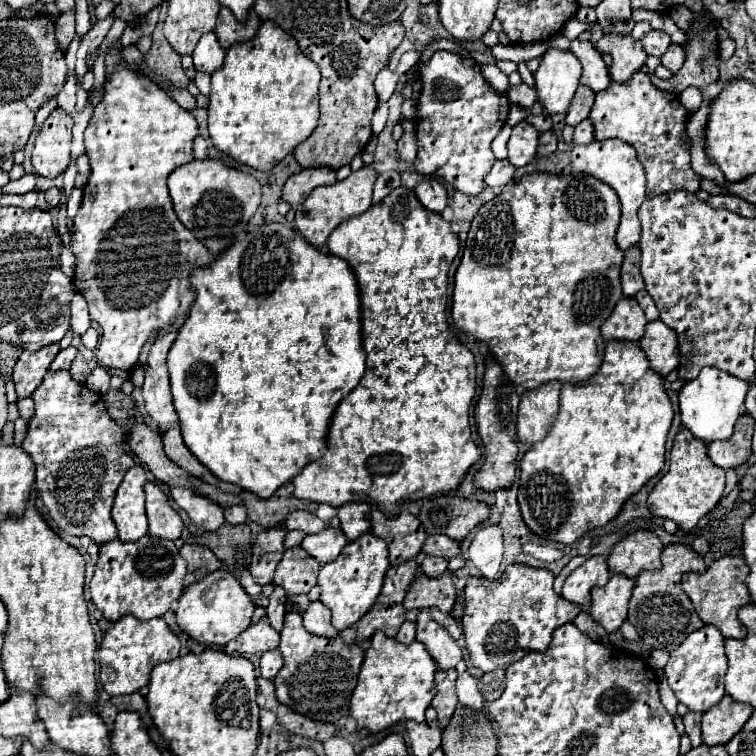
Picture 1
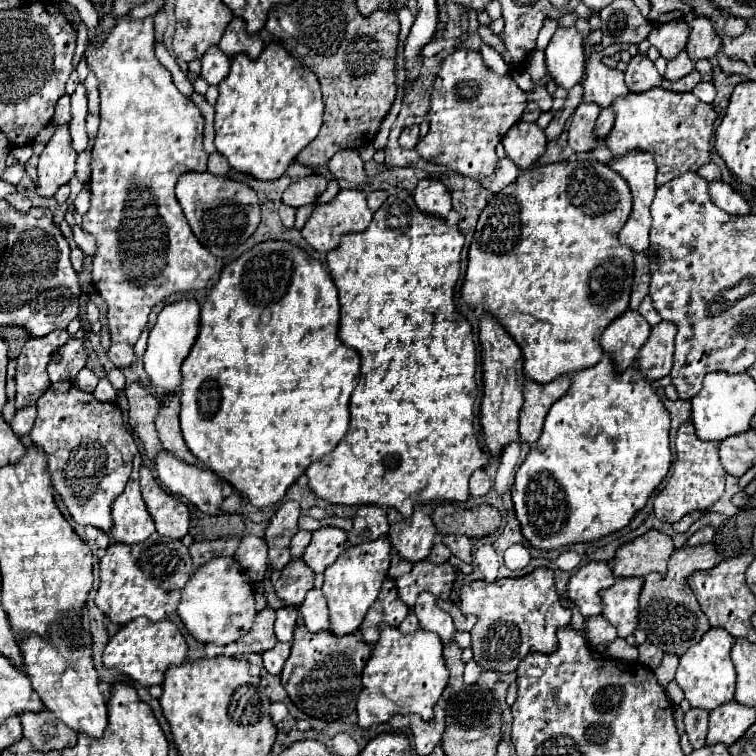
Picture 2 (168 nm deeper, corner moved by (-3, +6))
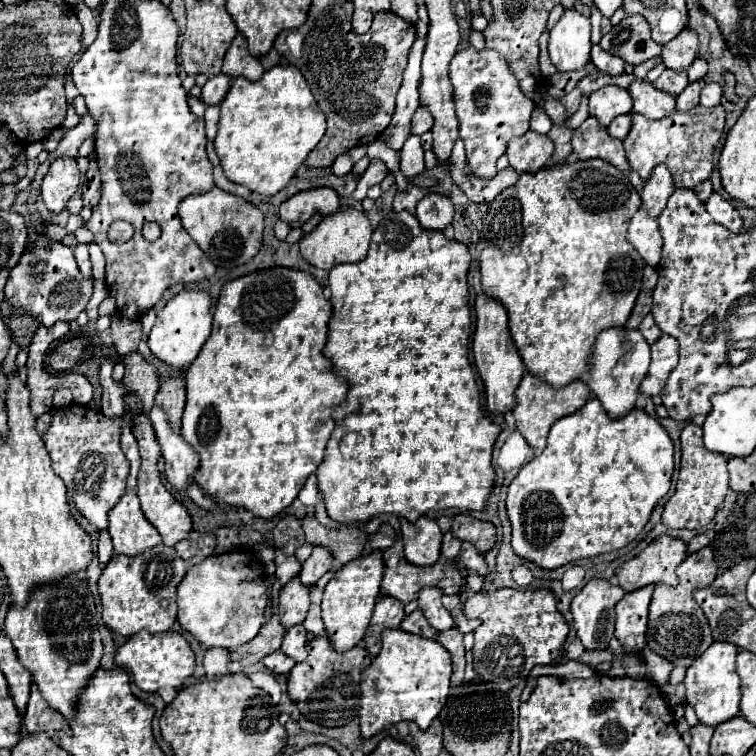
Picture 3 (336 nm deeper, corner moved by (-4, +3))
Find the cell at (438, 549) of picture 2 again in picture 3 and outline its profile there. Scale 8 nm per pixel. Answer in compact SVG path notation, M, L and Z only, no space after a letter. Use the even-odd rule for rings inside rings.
M450 531L444 535L444 541L442 541L442 555L446 557L446 559L454 559L456 555L458 555L458 551L460 551L460 545L462 545L462 541L460 539L456 539Z

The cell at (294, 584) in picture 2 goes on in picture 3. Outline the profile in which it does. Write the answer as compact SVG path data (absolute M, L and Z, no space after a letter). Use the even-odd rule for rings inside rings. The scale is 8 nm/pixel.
M292 579L288 585L282 587L280 593L280 607L278 607L278 615L282 619L282 625L286 629L304 623L306 613L308 613L308 587L300 583L300 579Z

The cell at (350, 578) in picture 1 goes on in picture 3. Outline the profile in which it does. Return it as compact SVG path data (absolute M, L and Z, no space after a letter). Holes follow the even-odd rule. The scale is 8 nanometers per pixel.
M372 551L366 557L354 559L354 563L348 563L342 567L334 579L326 585L324 597L322 597L322 621L326 627L326 635L332 643L332 649L338 653L350 651L358 645L358 641L364 637L376 599L380 595L380 581L384 575L384 561L380 551Z

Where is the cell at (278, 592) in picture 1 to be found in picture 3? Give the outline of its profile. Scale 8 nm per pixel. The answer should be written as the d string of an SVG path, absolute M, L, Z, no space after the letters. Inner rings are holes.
M298 625L298 627L292 627L290 631L286 631L284 635L284 643L282 643L282 651L292 657L294 661L304 661L308 657L306 653L306 643L308 643L308 631Z

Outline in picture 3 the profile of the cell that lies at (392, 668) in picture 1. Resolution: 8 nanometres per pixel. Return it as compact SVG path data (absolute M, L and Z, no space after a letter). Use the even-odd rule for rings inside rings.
M386 629L382 633L380 655L362 671L360 689L360 729L362 737L370 739L380 729L400 721L414 721L422 731L430 727L434 717L444 707L450 693L452 659L450 653L434 639L404 633L402 629Z

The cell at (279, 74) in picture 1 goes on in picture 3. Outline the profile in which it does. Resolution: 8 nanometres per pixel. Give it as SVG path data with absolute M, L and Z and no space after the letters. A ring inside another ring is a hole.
M276 65L260 81L236 77L220 105L220 127L214 139L224 175L260 195L282 191L326 131L326 117L306 79L296 67Z

